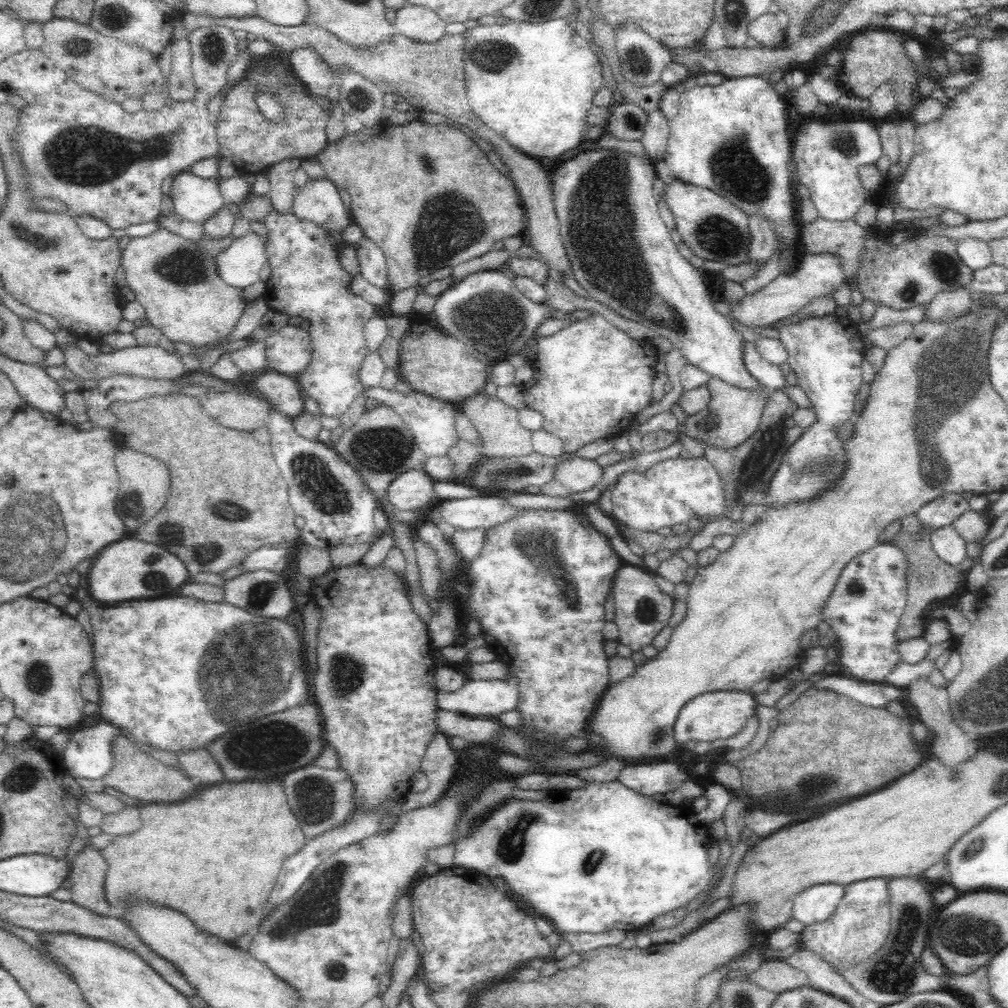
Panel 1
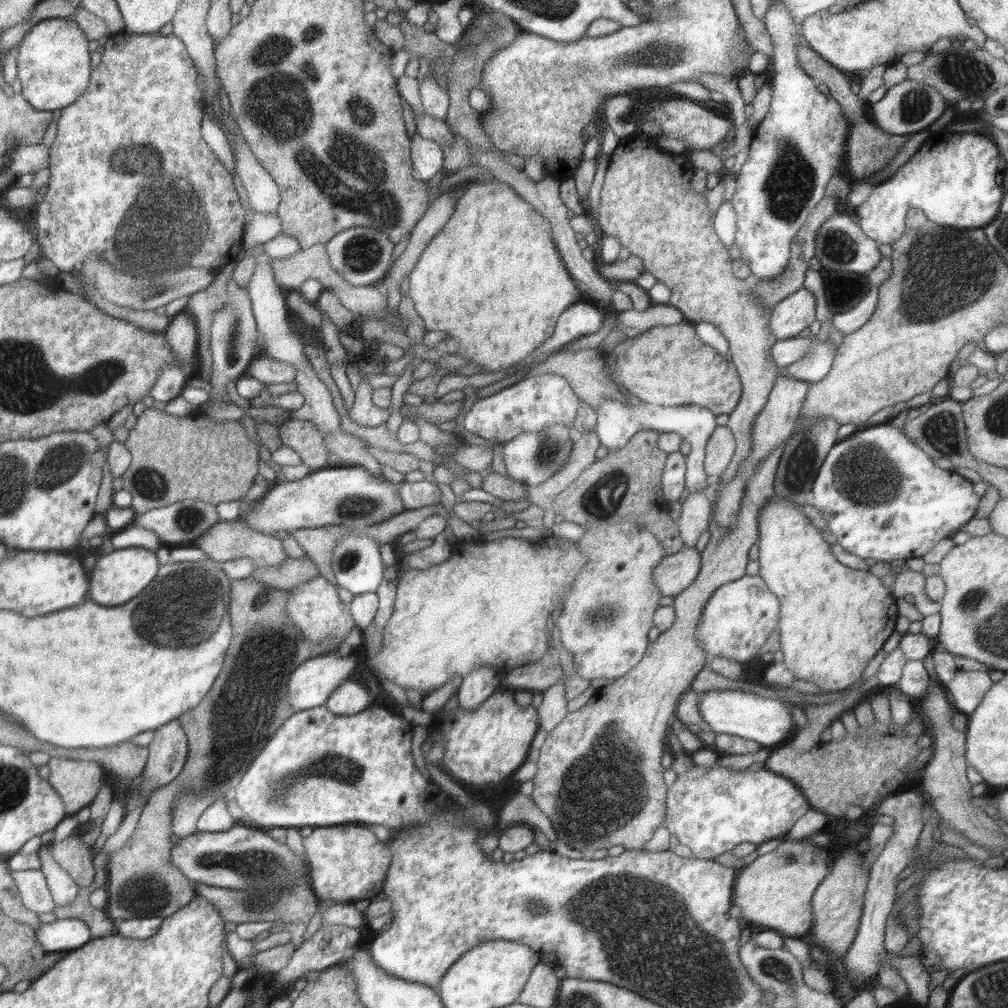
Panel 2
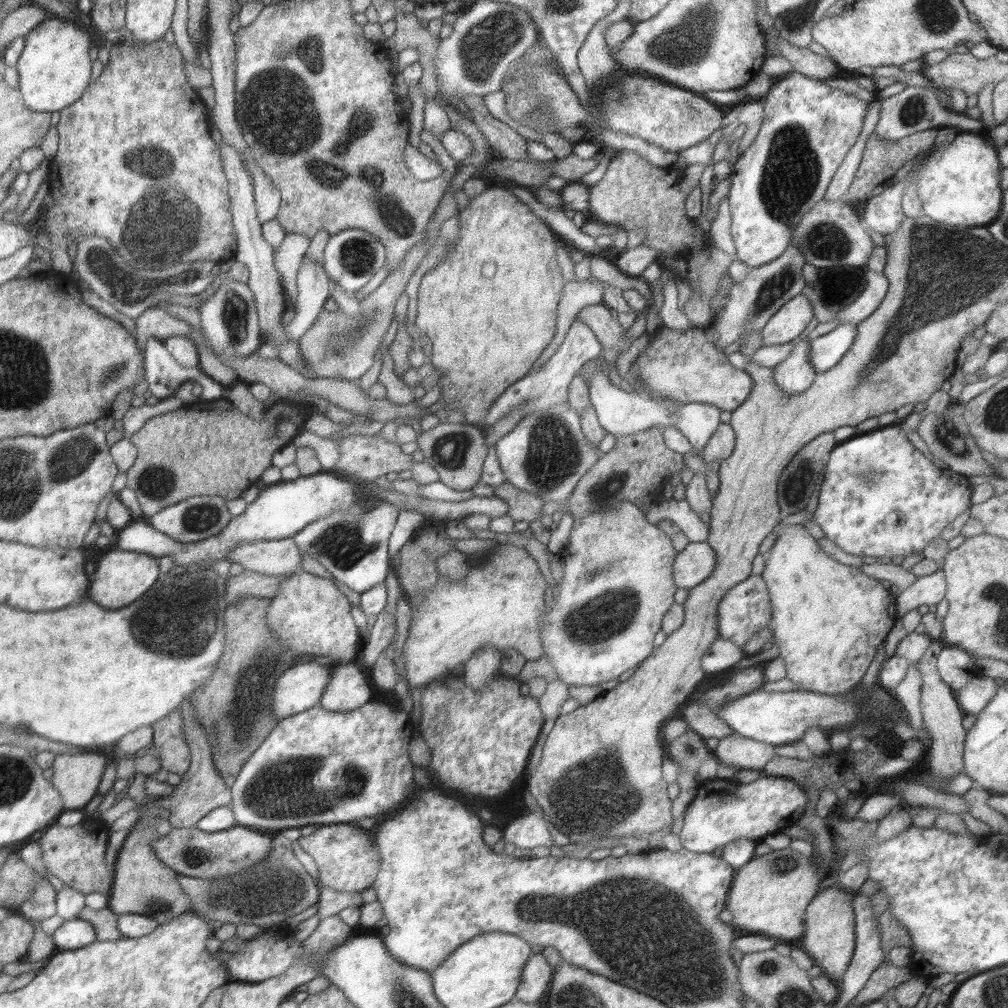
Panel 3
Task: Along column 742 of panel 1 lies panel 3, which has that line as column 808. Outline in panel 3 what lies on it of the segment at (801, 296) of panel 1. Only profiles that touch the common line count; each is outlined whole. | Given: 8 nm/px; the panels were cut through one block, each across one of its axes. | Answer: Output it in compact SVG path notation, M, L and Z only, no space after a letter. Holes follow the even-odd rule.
M800 293L791 298L763 328L763 345L772 346L792 343L806 330L810 320L814 318L812 302L808 296Z

